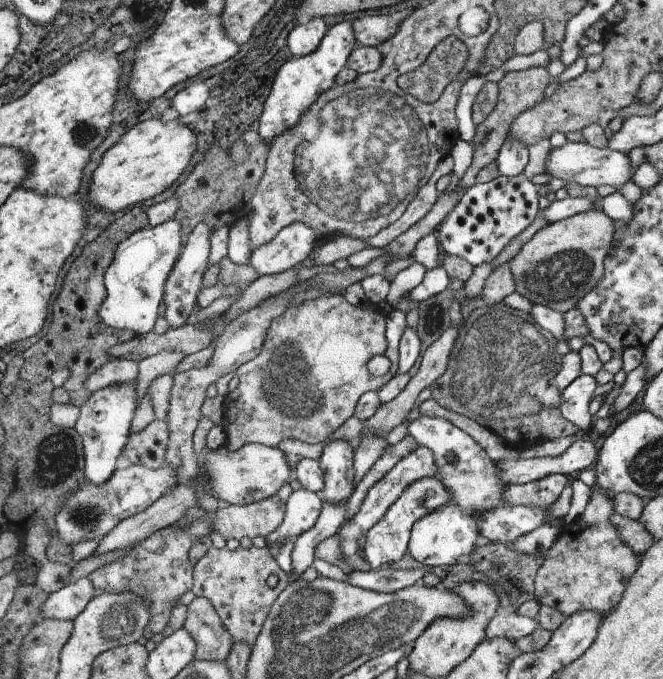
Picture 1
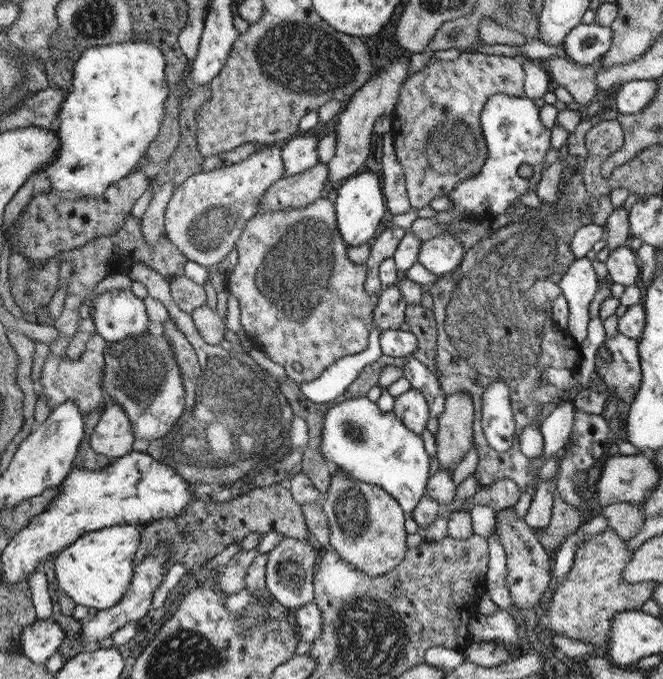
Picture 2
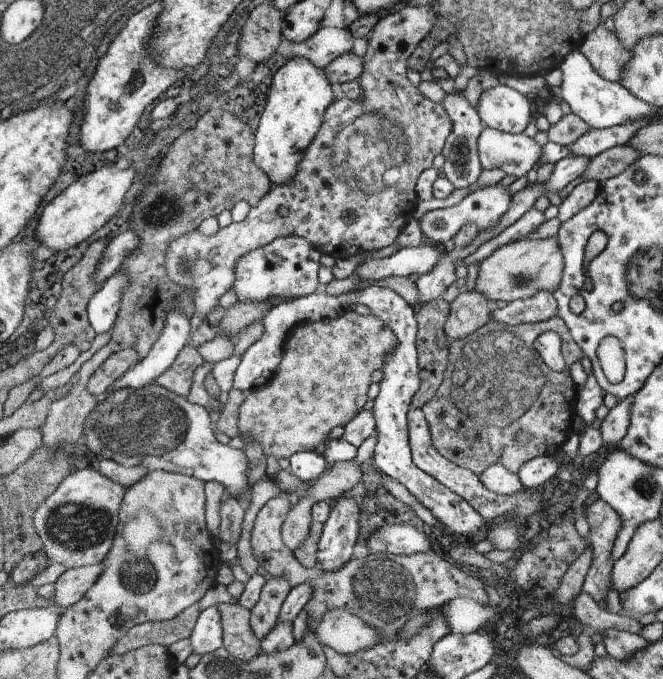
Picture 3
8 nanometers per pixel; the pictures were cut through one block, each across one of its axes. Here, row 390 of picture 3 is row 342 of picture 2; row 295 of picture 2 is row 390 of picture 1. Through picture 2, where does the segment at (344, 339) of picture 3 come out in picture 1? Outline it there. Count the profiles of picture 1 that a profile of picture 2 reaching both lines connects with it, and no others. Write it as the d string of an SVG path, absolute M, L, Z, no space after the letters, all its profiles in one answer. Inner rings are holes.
M343 294L319 296L317 300L305 300L299 306L289 306L281 316L277 316L263 342L263 348L255 360L245 362L233 374L237 376L237 386L227 392L225 400L225 444L223 450L235 452L247 444L263 444L277 448L283 440L301 440L311 446L323 444L335 434L355 410L359 396L367 390L383 388L393 374L371 376L367 372L367 362L373 356L385 354L385 316L373 308L371 302L361 306L351 306Z

